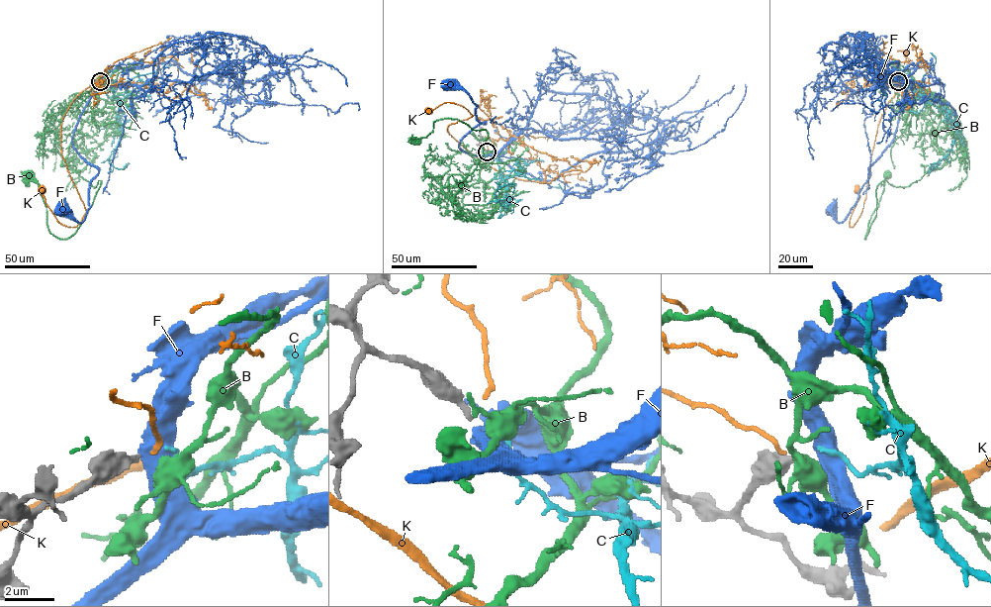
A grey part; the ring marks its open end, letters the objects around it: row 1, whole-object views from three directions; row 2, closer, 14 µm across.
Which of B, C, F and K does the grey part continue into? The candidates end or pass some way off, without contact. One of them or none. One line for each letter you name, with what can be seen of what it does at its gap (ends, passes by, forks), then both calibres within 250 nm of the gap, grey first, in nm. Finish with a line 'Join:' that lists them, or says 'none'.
Join: none

